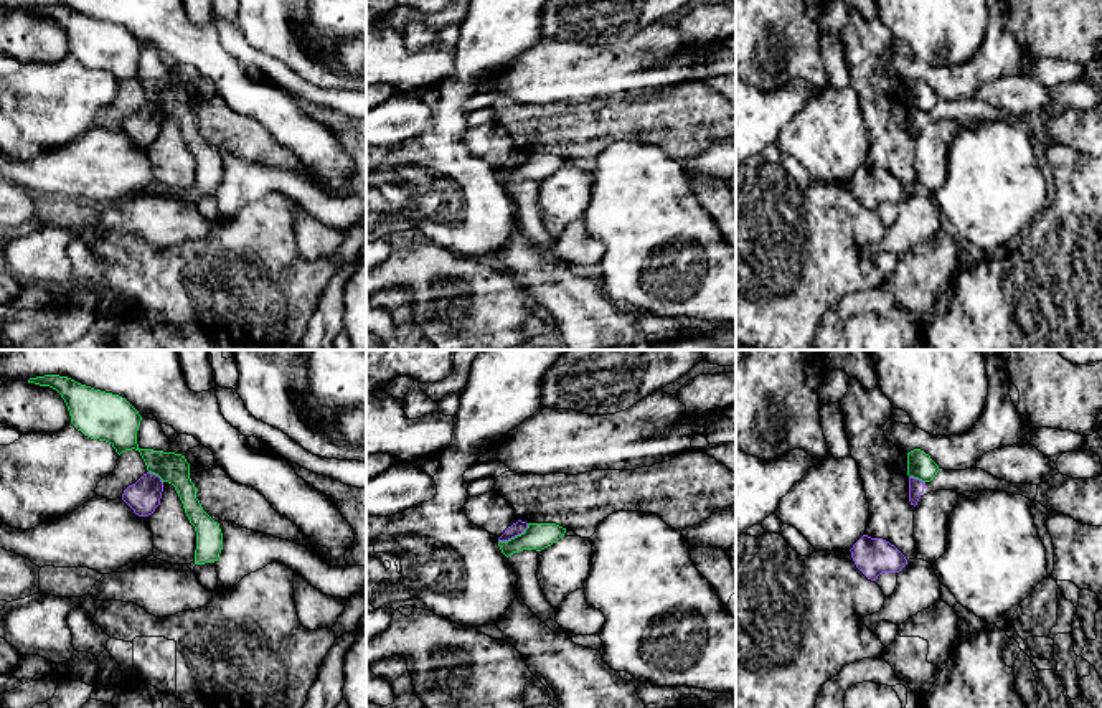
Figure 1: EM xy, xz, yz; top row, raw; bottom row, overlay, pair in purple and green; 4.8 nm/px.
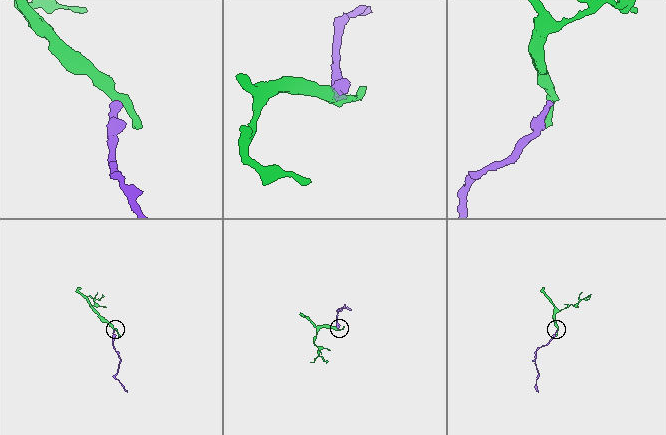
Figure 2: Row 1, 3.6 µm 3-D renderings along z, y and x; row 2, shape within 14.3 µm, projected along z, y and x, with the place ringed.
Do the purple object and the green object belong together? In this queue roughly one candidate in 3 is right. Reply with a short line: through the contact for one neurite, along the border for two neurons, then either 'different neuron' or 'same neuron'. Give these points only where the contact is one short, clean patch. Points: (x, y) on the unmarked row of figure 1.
line xz (528, 154), (520, 164), (499, 172); different neuron

